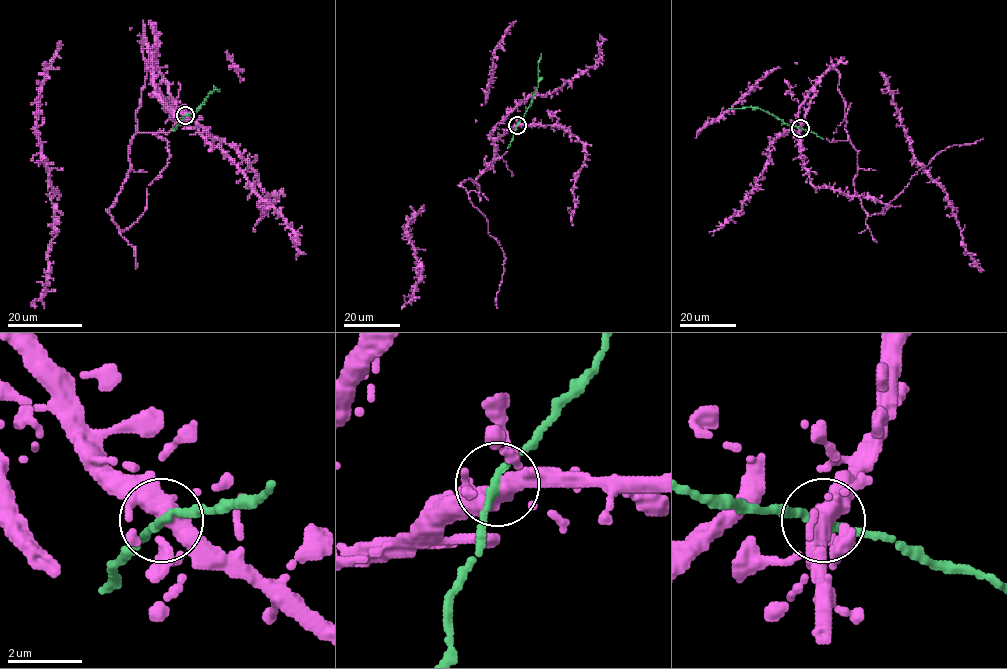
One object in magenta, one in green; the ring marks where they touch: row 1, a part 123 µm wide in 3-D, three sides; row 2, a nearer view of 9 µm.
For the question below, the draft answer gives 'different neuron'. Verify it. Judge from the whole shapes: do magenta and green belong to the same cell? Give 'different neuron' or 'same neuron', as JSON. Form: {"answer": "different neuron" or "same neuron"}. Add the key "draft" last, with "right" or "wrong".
{"answer": "same neuron", "draft": "wrong"}

